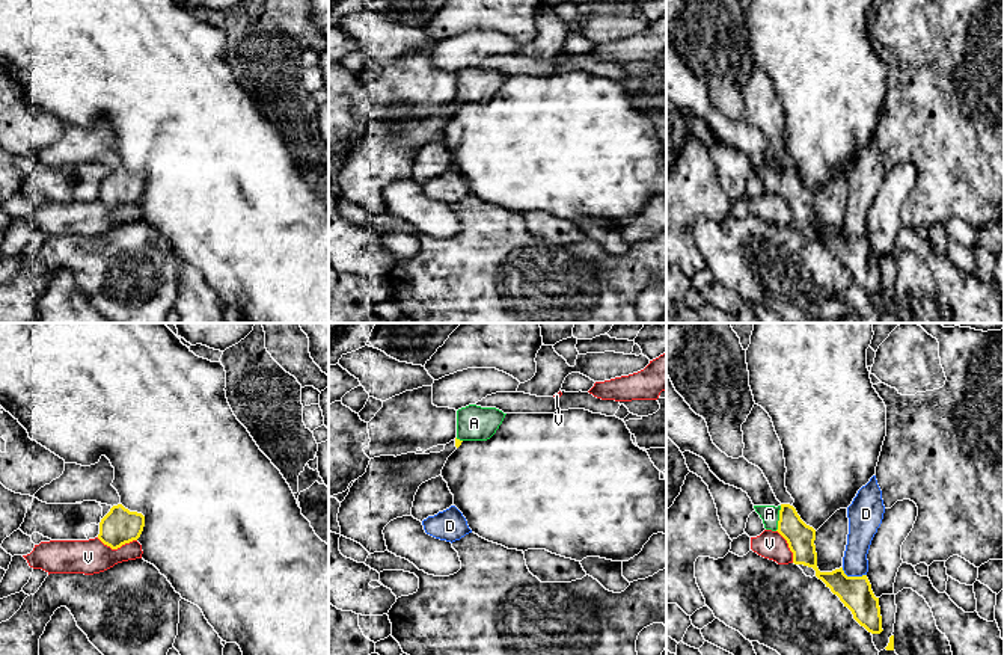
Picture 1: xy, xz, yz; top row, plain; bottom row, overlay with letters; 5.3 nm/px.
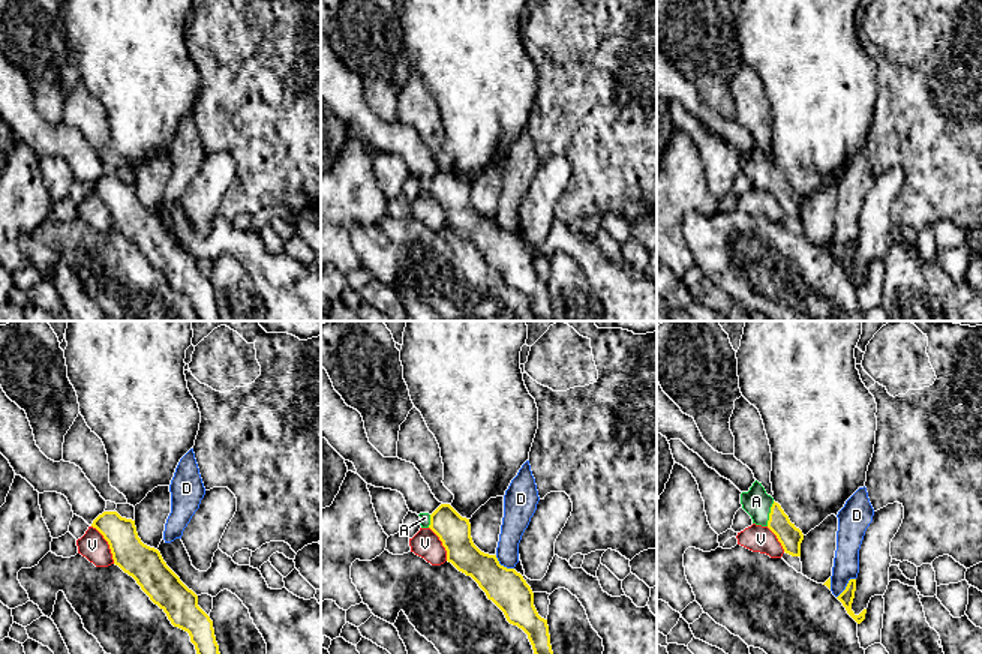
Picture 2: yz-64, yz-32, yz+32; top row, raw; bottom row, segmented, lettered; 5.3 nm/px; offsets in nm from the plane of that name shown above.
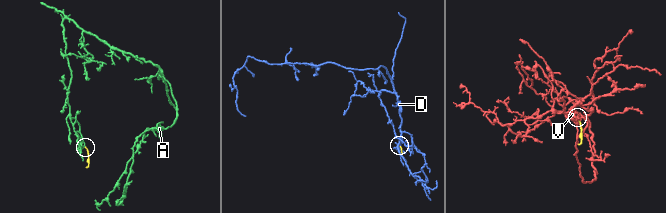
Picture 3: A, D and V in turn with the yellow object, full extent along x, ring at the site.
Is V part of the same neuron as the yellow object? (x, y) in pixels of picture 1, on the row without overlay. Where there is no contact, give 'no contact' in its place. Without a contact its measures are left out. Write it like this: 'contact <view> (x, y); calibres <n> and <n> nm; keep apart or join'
contact xy (116, 210); calibres 190 and 180 nm; keep apart

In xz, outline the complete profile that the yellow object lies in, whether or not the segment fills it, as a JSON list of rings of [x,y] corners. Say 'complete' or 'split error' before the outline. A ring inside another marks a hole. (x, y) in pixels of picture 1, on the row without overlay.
split error; [[[469,66],[457,72],[457,100],[458,110],[463,103],[487,103],[490,101],[507,75],[496,69],[481,69]]]

